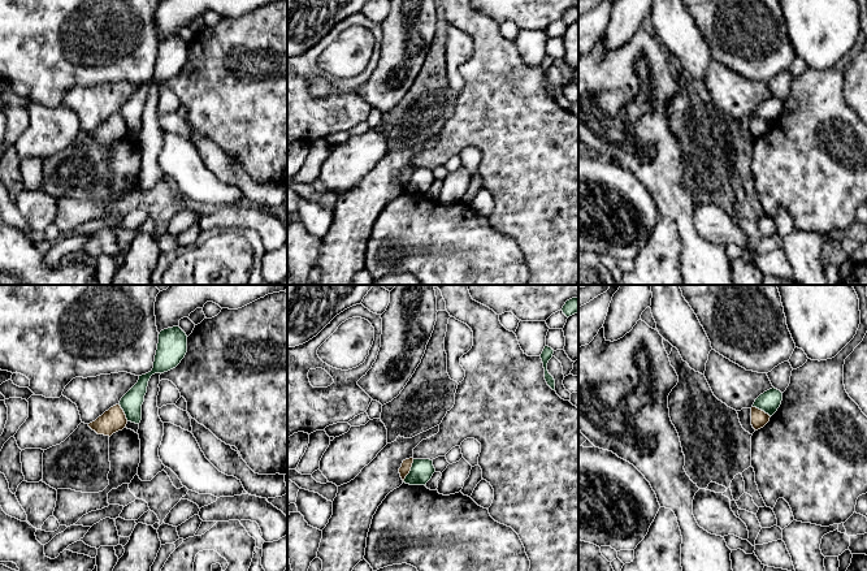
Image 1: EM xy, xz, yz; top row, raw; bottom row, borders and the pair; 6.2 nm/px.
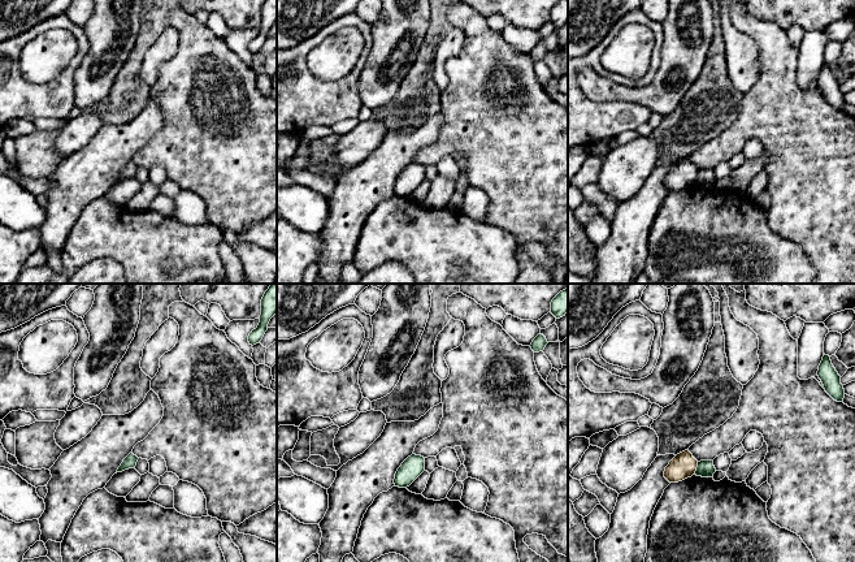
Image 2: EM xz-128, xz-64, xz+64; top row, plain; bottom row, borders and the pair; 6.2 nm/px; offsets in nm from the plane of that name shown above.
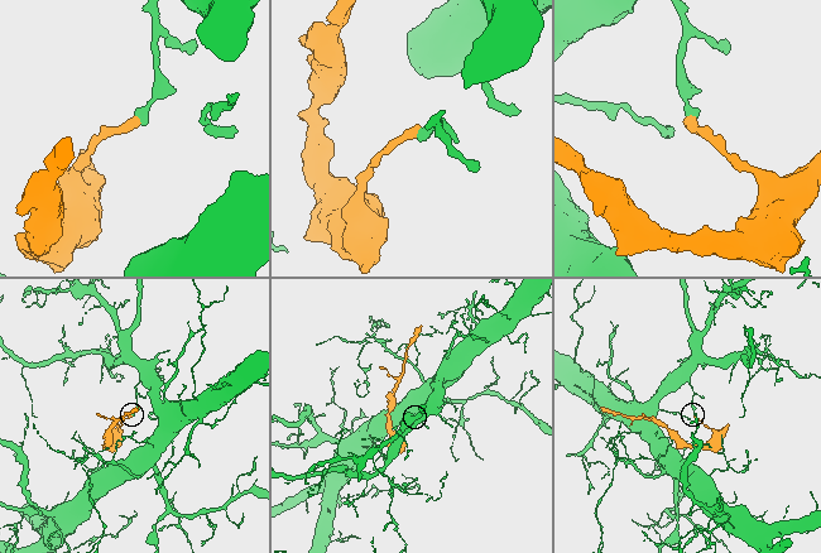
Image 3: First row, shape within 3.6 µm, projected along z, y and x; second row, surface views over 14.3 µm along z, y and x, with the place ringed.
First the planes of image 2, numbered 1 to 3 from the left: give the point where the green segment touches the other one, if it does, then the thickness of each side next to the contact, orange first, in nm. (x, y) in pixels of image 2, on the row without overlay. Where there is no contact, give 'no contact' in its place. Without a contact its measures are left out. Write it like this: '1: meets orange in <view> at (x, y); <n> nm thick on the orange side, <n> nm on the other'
1: no contact
2: no contact
3: meets orange in xz+64 at (695, 177); 160 nm thick on the orange side, 110 nm on the other

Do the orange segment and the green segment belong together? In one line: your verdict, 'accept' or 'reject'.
reject

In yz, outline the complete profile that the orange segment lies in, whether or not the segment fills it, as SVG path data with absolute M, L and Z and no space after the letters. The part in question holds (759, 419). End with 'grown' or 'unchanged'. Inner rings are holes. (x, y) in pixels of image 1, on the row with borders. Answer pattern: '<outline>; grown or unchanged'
M751 407L751 425L755 431L763 428L770 421L770 418L764 411Z; unchanged

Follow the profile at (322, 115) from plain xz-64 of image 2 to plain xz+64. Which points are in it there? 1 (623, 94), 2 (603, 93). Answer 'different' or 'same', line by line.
1: different
2: different

